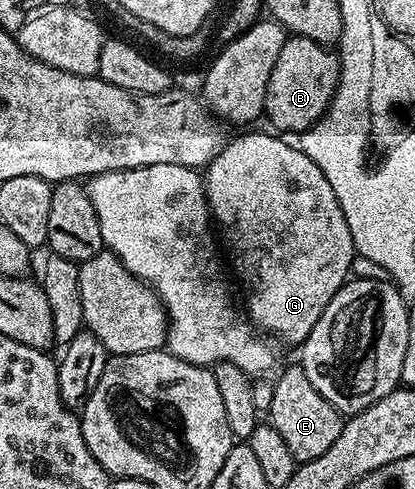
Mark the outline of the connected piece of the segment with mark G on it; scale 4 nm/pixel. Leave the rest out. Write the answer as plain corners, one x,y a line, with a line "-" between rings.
268,133
243,134
240,138
232,137
223,147
223,151
206,166
205,173
202,175
203,187
207,193
207,207
211,210
214,225
218,229
219,226
223,229
223,238
227,241
228,248
231,249
231,262
235,265
236,272
243,277
244,284
247,285
247,306
245,305
247,317
264,335
272,339
280,338
283,342
302,344
309,336
309,332
313,332
313,324
321,320
321,312
325,312
329,300
333,300
335,293
342,288
344,282
348,281
351,274
351,261
357,255
353,236
349,232
349,224
345,224
345,212
341,212
341,204
337,200
337,192
333,192
333,184
325,180
325,172
321,172
321,168
317,168
317,164
313,164
313,160
309,160
309,156
305,156
305,152
299,149
298,145
291,143
290,146
286,142
288,140
286,137

